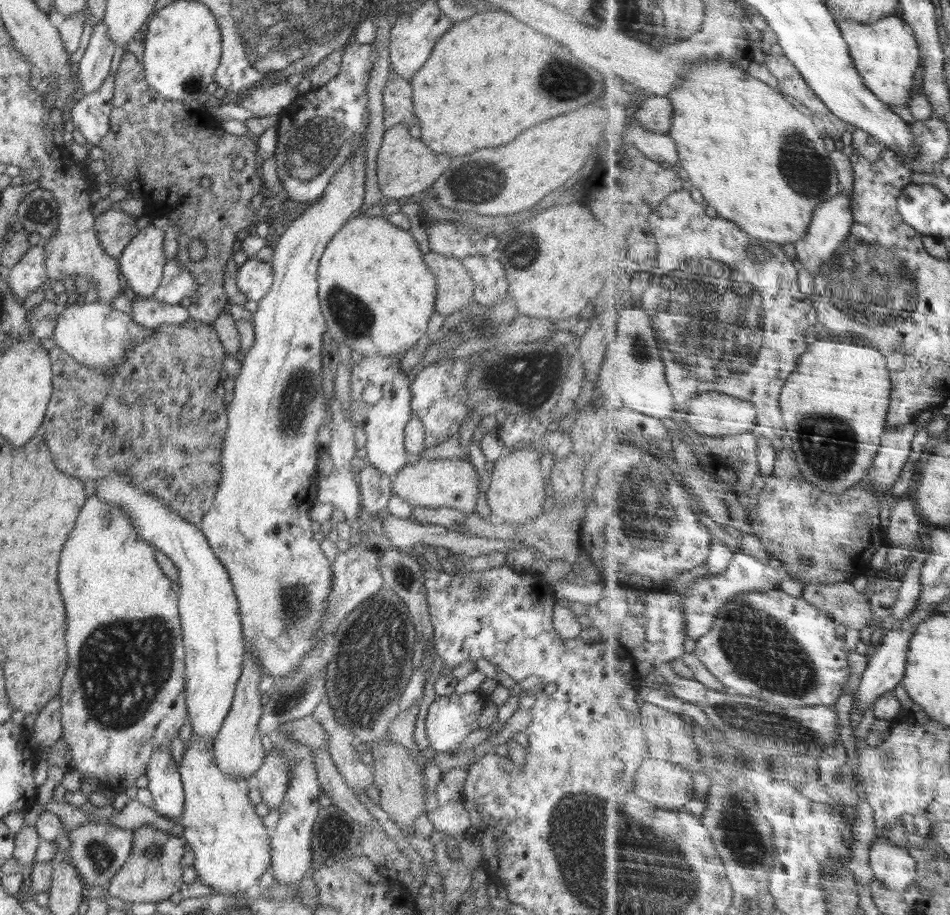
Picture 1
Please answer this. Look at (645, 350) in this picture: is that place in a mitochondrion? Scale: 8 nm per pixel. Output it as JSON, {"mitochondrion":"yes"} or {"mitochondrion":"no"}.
{"mitochondrion":"yes"}

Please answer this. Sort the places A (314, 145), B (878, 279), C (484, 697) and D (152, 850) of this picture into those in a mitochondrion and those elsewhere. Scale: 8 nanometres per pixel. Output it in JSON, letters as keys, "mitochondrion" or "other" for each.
{"A":"mitochondrion","B":"mitochondrion","C":"other","D":"mitochondrion"}

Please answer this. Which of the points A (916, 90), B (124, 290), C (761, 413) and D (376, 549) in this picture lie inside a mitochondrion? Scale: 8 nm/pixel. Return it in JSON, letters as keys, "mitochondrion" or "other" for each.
{"A":"other","B":"other","C":"other","D":"other"}

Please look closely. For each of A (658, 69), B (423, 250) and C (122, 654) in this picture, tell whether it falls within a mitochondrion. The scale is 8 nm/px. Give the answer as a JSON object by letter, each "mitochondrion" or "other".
{"A":"other","B":"other","C":"mitochondrion"}

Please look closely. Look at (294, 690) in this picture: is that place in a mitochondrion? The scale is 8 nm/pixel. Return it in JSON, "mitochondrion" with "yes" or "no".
{"mitochondrion":"yes"}

